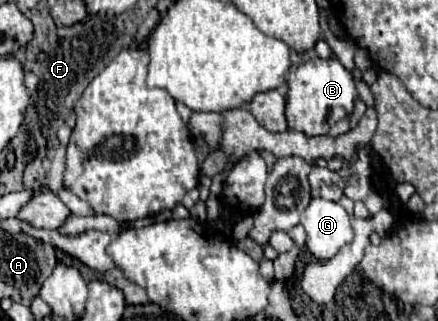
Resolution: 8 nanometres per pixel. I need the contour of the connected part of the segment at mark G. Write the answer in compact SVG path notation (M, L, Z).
M311 199L301 213L301 225L307 231L307 247L317 259L331 259L353 239L351 217L335 201Z

